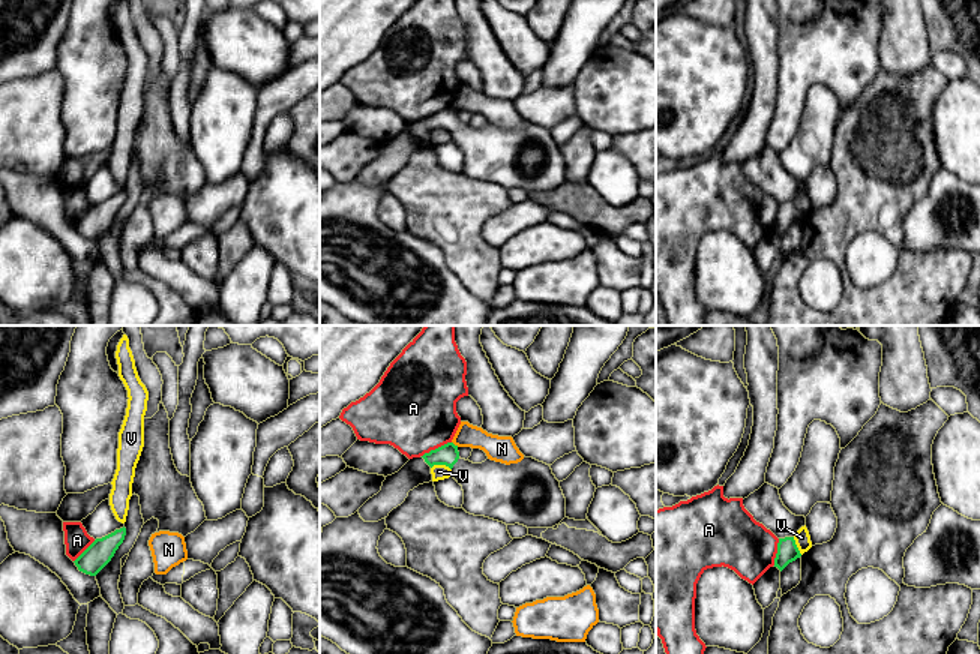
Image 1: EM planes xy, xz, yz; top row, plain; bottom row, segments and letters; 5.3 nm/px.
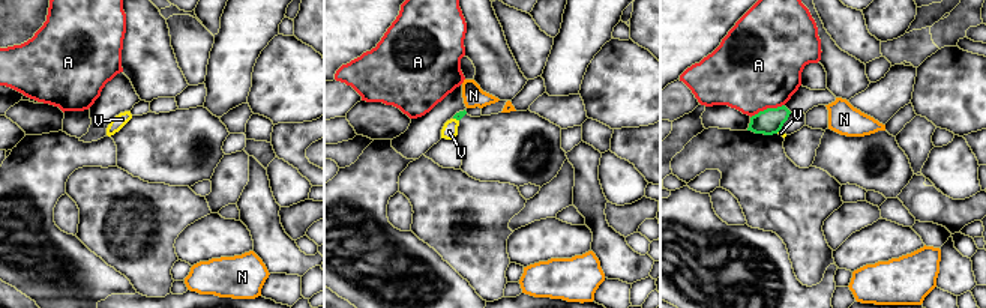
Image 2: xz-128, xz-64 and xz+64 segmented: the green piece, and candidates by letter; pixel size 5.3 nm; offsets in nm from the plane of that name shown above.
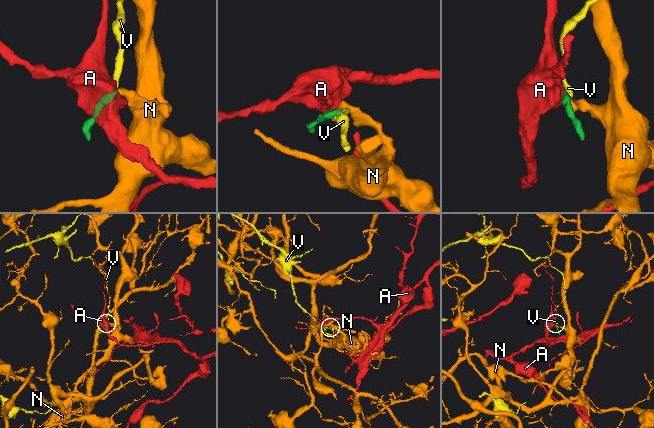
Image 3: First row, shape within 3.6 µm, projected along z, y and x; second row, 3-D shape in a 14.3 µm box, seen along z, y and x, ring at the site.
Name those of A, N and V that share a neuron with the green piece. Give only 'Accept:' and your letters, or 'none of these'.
Accept: none of these

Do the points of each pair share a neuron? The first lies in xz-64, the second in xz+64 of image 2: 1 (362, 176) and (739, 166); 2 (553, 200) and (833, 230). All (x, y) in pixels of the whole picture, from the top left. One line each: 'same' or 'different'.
1: different
2: same

